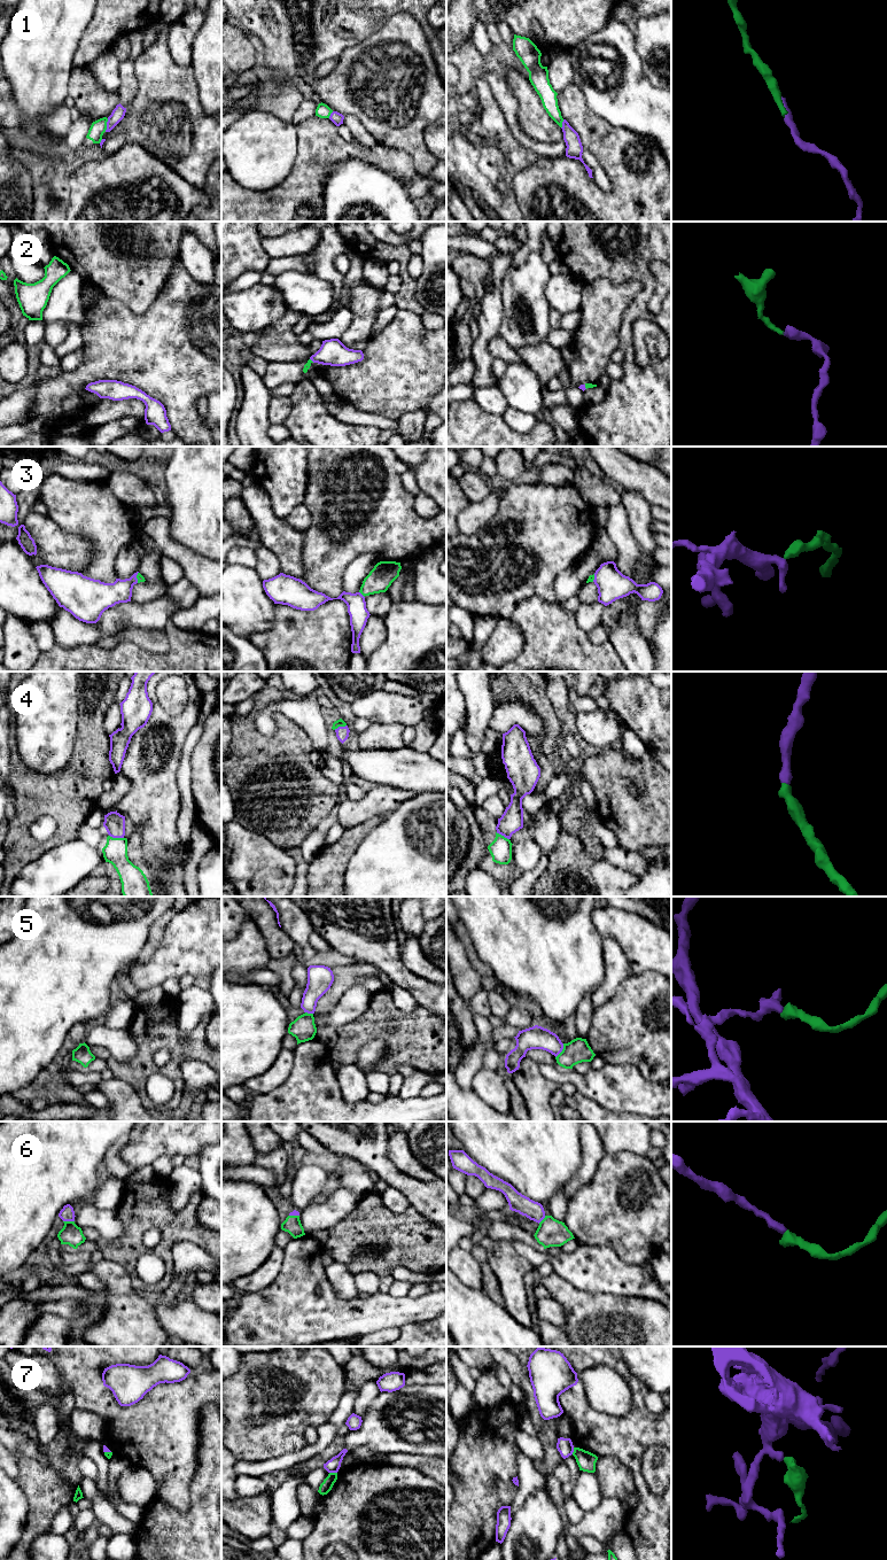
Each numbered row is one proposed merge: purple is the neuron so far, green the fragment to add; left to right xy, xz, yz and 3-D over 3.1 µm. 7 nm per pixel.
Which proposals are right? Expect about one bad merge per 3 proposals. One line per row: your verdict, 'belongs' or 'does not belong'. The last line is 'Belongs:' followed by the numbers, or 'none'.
1: does not belong
2: belongs
3: belongs
4: belongs
5: does not belong
6: belongs
7: does not belong
Belongs: 2, 3, 4, 6

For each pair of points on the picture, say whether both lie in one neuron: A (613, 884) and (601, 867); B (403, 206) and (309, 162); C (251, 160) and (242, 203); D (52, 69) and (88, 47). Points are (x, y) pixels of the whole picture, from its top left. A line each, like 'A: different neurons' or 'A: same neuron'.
A: same neuron
B: different neurons
C: different neurons
D: different neurons

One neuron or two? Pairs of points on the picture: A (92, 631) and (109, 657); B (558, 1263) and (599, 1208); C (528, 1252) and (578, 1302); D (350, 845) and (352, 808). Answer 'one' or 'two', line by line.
A: two
B: two
C: two
D: two

